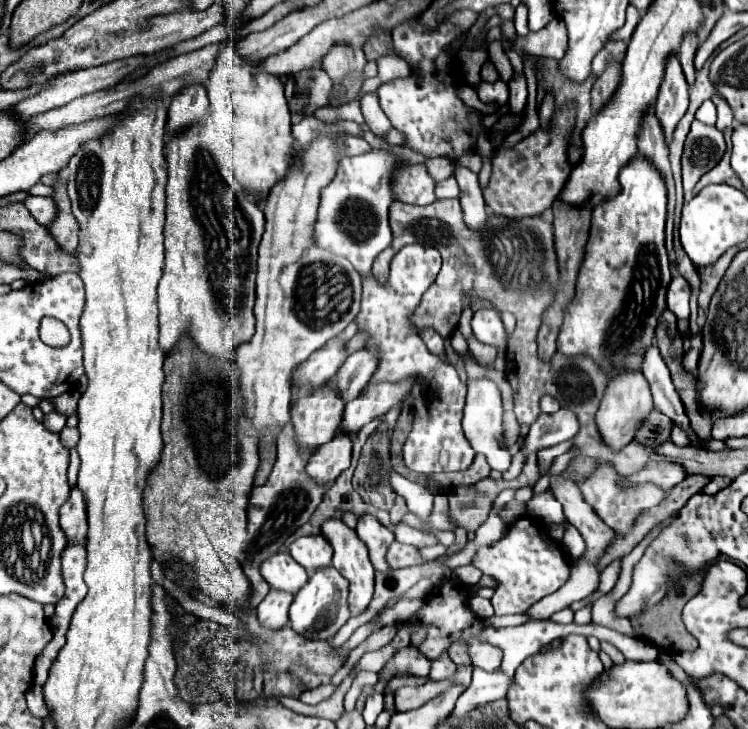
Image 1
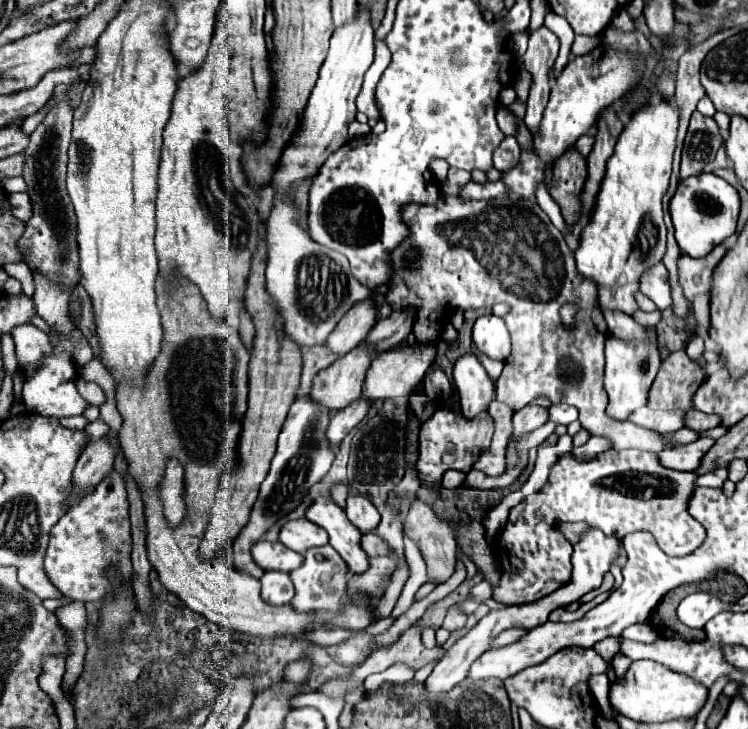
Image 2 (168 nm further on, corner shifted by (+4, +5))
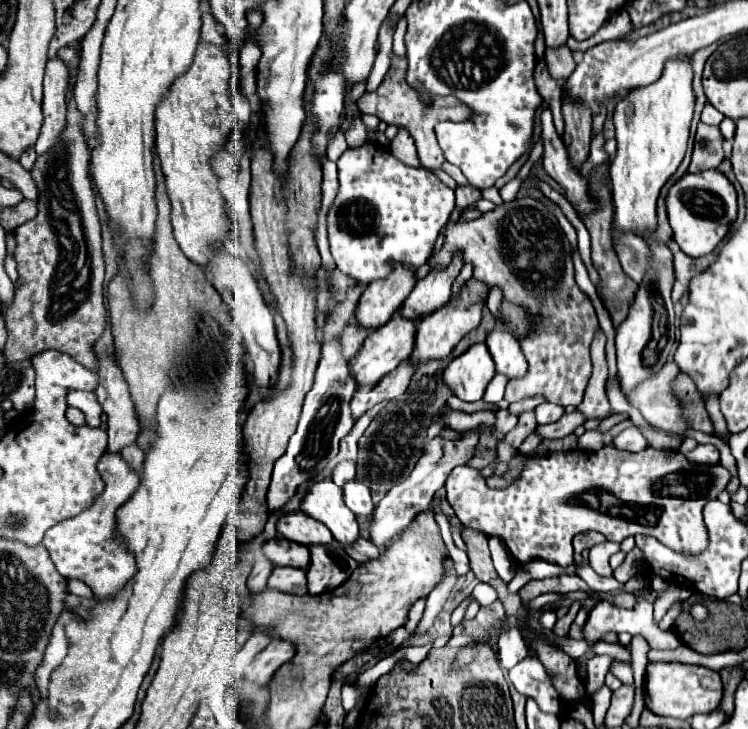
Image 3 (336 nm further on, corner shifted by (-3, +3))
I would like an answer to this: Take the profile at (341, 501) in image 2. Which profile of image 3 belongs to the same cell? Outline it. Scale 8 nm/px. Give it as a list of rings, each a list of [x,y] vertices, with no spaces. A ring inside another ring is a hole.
[[[347,460],[347,462],[341,462],[341,464],[337,464],[337,468],[333,470],[333,482],[337,484],[337,486],[345,486],[349,480],[353,480],[355,478],[355,462],[351,462],[351,460]]]

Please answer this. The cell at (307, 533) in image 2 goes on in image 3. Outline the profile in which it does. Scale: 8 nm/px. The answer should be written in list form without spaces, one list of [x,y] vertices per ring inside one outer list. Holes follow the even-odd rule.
[[[301,510],[283,514],[277,522],[277,530],[291,542],[311,546],[311,544],[331,544],[333,534],[319,520],[303,514]]]

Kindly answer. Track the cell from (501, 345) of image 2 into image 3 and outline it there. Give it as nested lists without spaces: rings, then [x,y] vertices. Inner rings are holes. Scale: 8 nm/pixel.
[[[493,328],[485,340],[497,372],[505,374],[507,378],[521,378],[527,372],[527,360],[521,352],[519,340],[507,332],[507,328]]]

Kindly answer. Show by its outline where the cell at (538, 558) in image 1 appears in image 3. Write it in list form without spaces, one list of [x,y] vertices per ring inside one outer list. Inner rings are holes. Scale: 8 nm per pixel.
[[[605,446],[597,452],[587,450],[569,450],[569,452],[551,452],[545,458],[529,460],[525,470],[521,472],[521,478],[513,482],[505,490],[491,490],[487,488],[485,480],[477,470],[471,470],[469,466],[453,468],[449,474],[445,488],[447,488],[447,500],[453,506],[457,518],[463,526],[471,526],[487,536],[499,536],[505,546],[509,548],[511,556],[519,564],[529,564],[535,558],[541,558],[545,562],[557,564],[557,566],[571,566],[573,560],[573,546],[571,540],[575,534],[585,530],[597,530],[611,542],[623,542],[629,536],[635,534],[647,534],[655,536],[659,542],[669,546],[671,550],[693,556],[701,554],[709,544],[709,532],[703,521],[702,510],[705,502],[717,498],[717,494],[727,486],[731,480],[729,470],[725,470],[721,464],[715,466],[703,466],[687,462],[681,452],[661,452],[653,448],[645,448],[637,454],[623,452],[613,446]],[[605,494],[615,496],[611,506],[603,506],[601,498]]]

